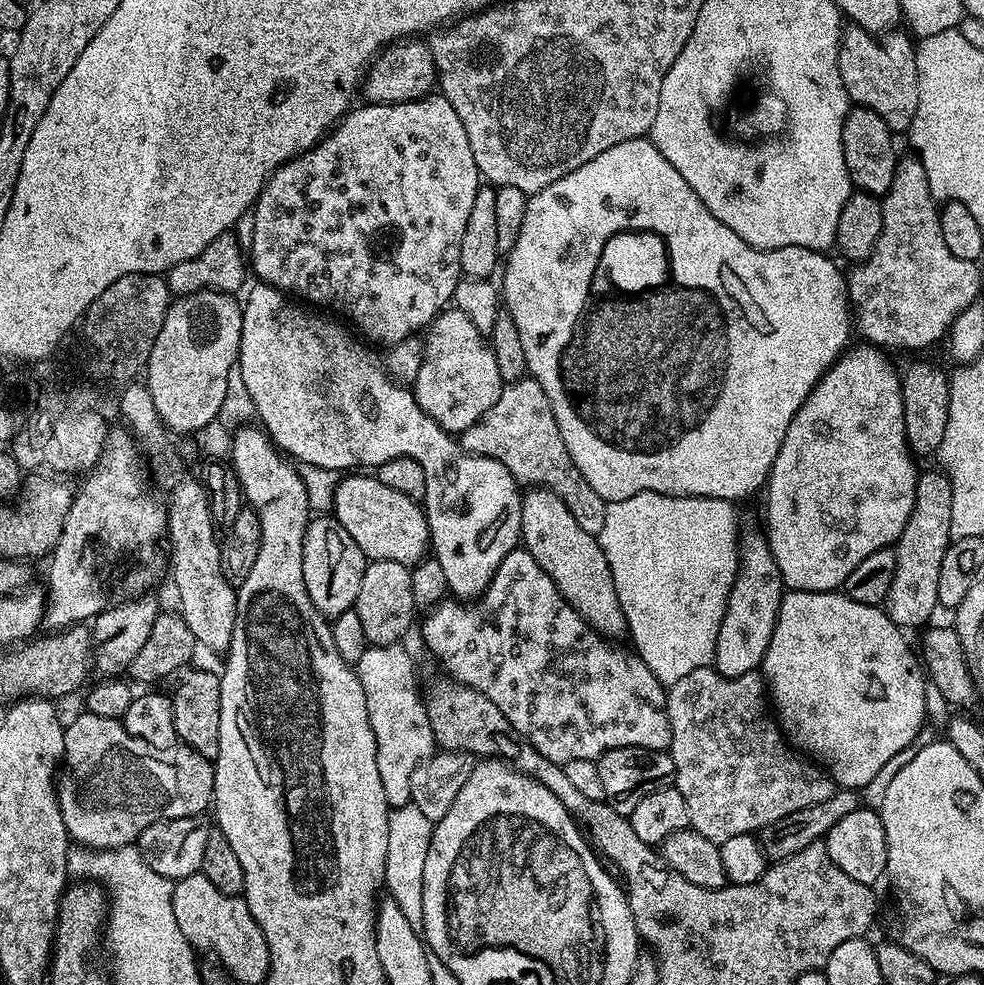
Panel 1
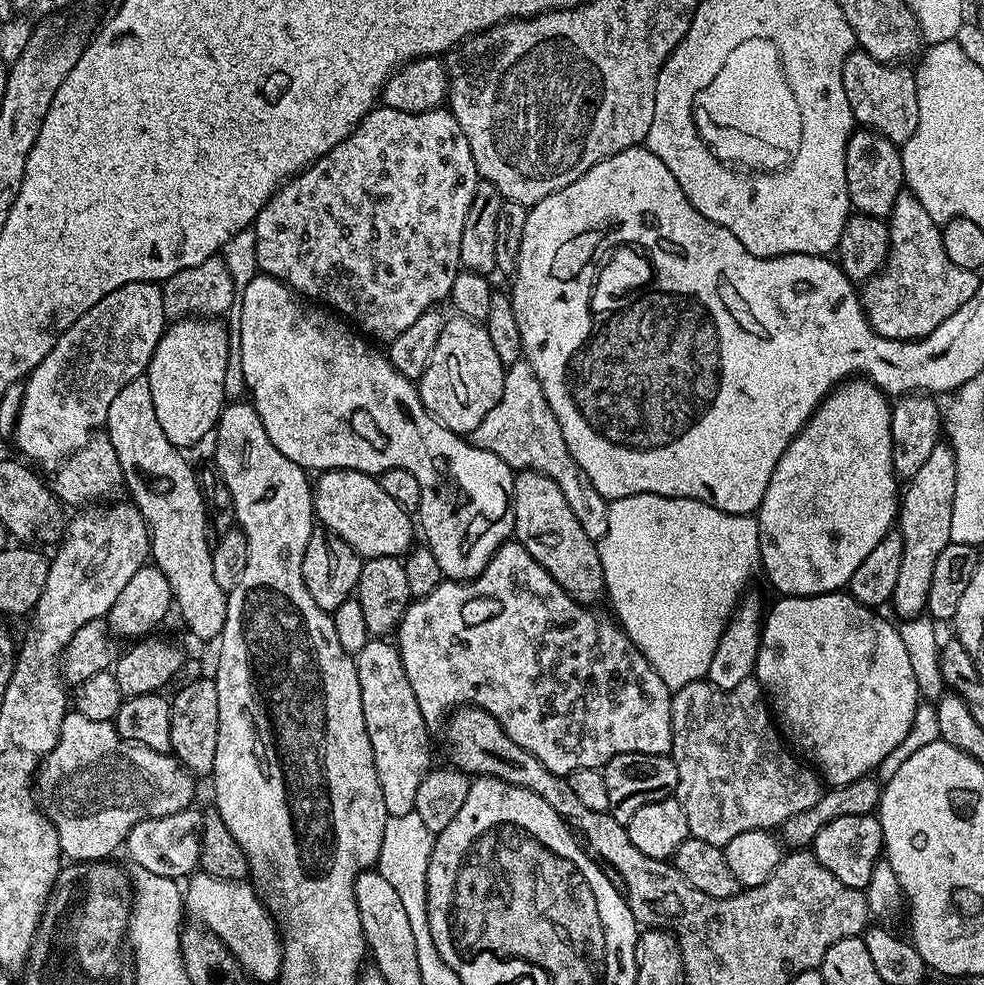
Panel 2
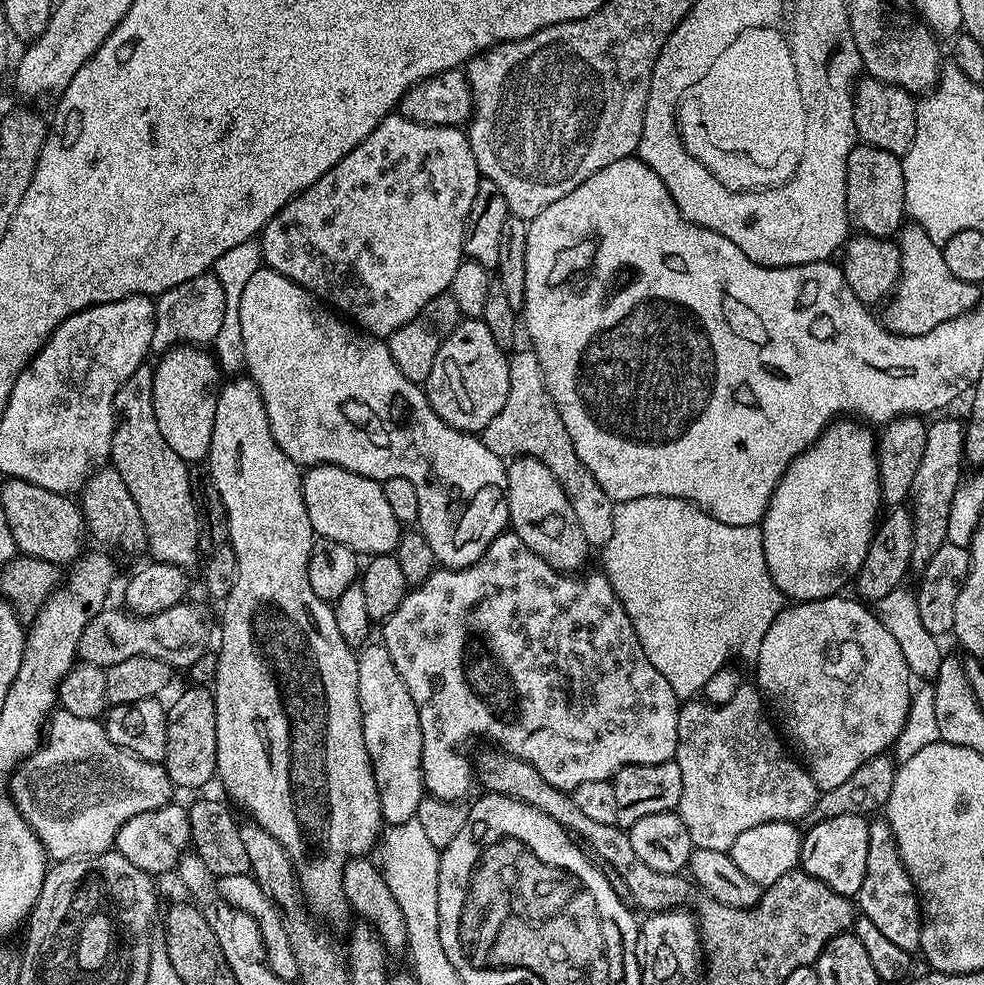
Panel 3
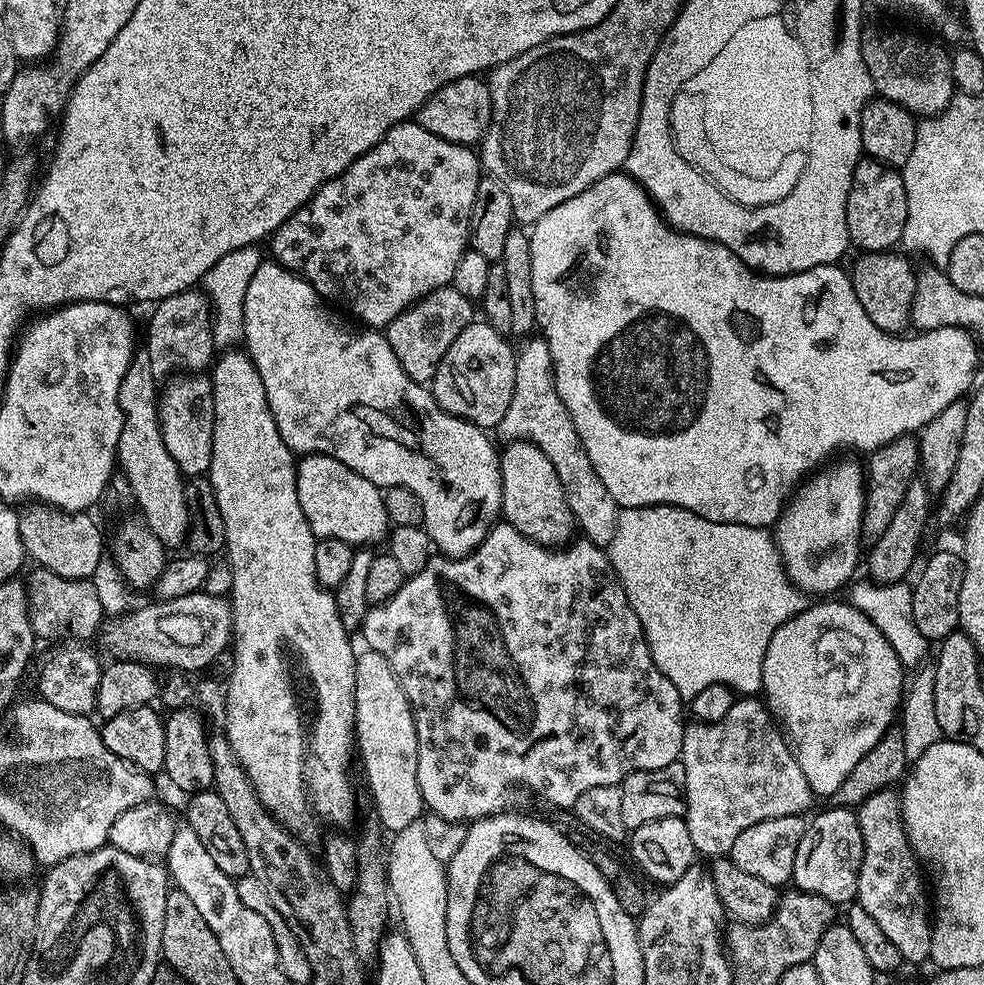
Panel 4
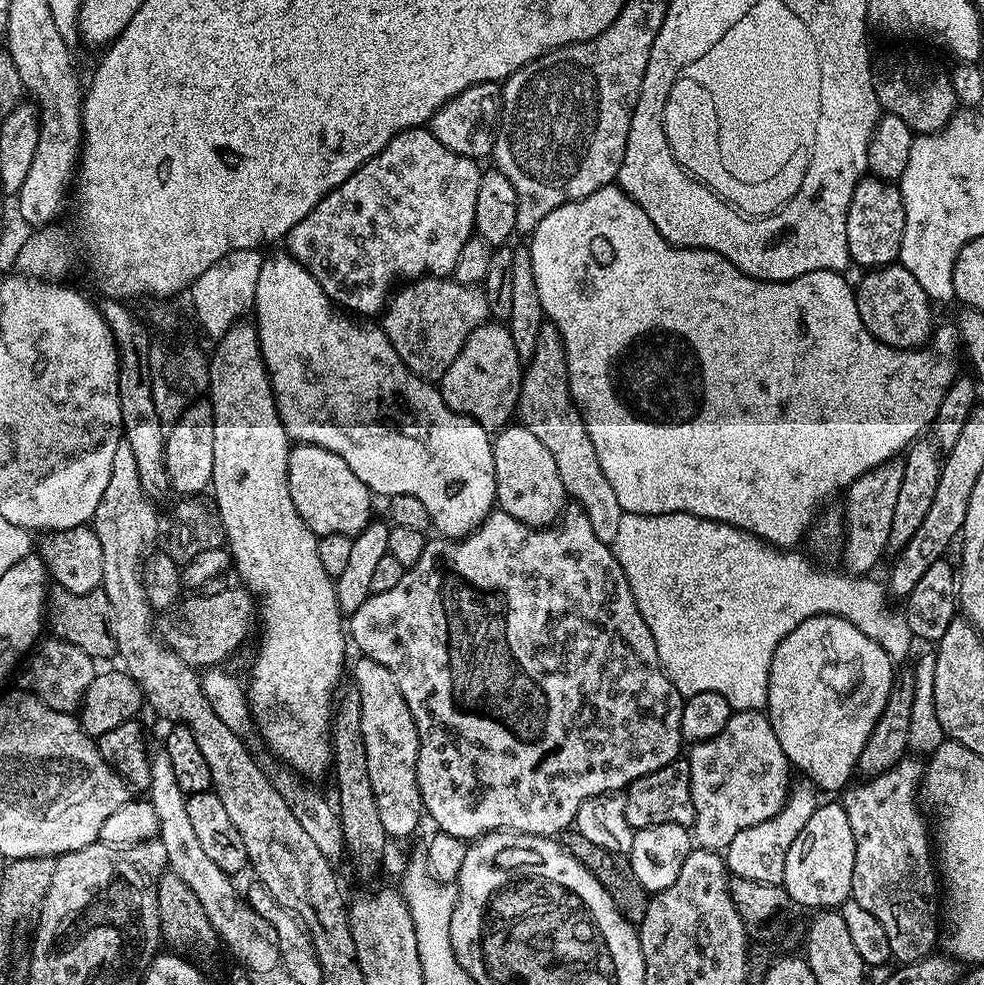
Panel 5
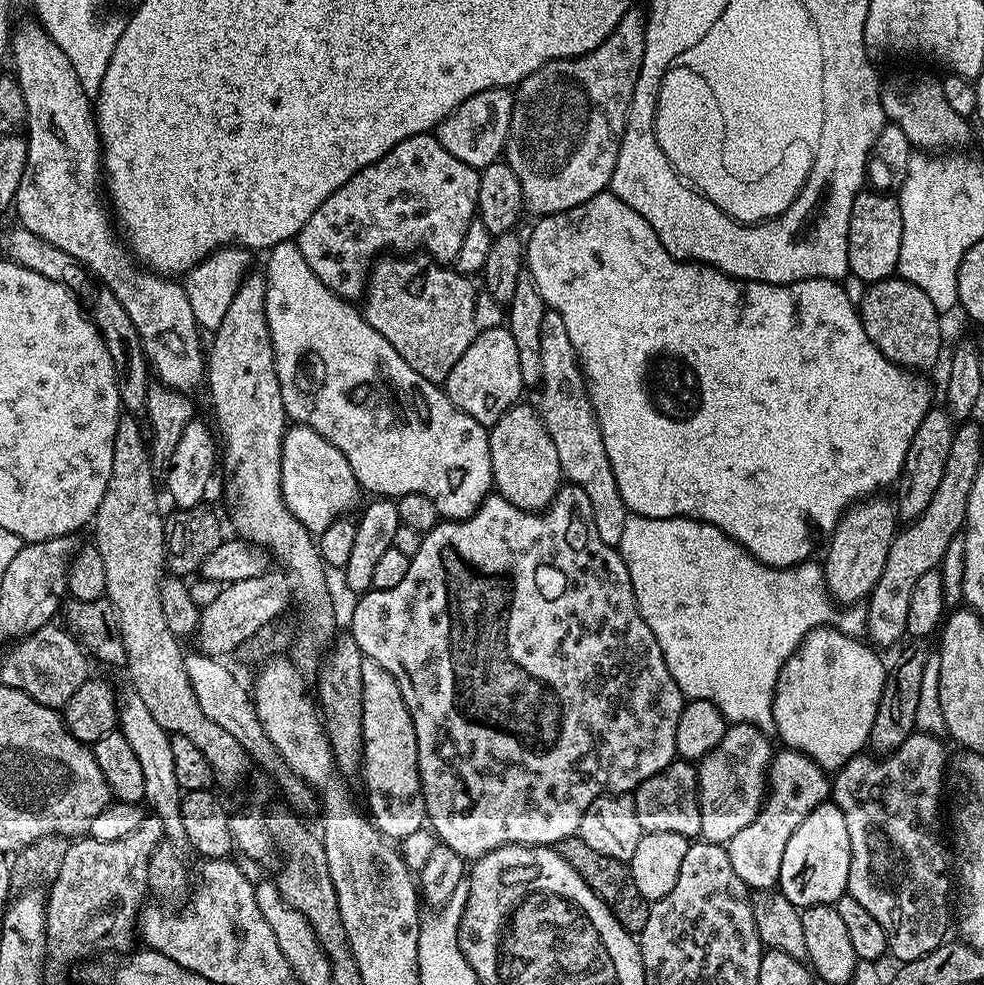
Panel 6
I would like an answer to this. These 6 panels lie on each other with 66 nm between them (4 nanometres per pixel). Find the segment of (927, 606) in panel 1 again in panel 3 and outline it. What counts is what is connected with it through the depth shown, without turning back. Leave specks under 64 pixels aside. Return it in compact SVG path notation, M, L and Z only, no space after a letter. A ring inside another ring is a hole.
M948 416L945 420L931 421L926 430L926 446L922 453L922 463L914 474L910 507L914 522L914 548L912 550L912 568L923 570L938 554L938 550L947 541L948 523L950 522L950 506L954 502L954 494L962 479L960 464L964 458L964 424Z

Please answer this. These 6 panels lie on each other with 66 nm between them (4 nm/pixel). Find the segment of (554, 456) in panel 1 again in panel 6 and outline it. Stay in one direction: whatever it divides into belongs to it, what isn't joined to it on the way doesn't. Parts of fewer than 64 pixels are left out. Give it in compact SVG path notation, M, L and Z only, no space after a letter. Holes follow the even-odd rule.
M551 310L545 311L542 318L542 378L538 385L540 404L538 411L540 421L546 426L554 446L558 450L558 462L563 479L569 484L577 484L590 498L590 506L594 514L594 526L598 530L598 538L613 546L619 545L622 529L626 527L626 518L630 515L622 502L622 494L618 494L618 482L614 482L614 470L610 466L610 458L606 458L606 446L602 442L602 432L596 421L596 413L588 399L588 386L580 371L580 362L576 358L574 346L570 346L570 334L566 334L566 322L562 322L562 314Z

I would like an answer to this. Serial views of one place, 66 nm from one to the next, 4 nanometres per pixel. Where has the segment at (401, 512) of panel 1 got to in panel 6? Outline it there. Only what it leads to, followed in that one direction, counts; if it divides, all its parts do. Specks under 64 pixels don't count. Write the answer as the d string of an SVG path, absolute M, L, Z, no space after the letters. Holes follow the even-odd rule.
M304 424L289 427L281 442L280 490L290 514L306 526L306 530L319 534L330 526L330 522L341 519L356 503L361 503L362 489L350 470L350 462L322 434L310 430Z

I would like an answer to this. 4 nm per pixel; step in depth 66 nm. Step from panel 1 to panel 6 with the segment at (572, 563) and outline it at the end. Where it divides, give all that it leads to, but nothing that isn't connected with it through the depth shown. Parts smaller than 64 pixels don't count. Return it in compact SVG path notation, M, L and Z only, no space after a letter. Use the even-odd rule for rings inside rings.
M524 403L513 404L510 410L506 410L506 414L502 414L502 418L498 418L496 424L491 425L488 433L490 466L495 491L502 498L506 498L506 502L527 512L538 512L551 504L552 499L556 496L555 489L559 488L562 483L562 473L558 462L558 450L546 430L546 426L540 421L539 411L533 405L531 408L530 405Z

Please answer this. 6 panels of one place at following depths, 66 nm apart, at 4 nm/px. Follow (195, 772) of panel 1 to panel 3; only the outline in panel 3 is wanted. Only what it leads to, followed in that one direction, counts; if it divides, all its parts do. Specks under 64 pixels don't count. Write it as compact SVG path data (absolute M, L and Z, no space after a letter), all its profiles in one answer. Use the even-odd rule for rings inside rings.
M63 710L53 711L46 725L46 735L43 737L40 747L16 767L16 771L12 773L12 778L8 782L8 790L12 801L16 803L17 810L22 814L22 818L32 827L34 834L42 842L44 851L53 861L78 860L82 856L96 856L100 852L109 851L115 845L118 830L122 830L122 826L126 822L130 822L130 818L134 818L134 814L146 814L146 810L164 808L167 804L173 803L174 800L174 796L172 796L174 785L172 779L168 777L168 772L164 769L163 763L151 764L149 760L138 758L133 752L127 752L118 746L114 746L114 742L110 742L100 720L74 718L74 714Z

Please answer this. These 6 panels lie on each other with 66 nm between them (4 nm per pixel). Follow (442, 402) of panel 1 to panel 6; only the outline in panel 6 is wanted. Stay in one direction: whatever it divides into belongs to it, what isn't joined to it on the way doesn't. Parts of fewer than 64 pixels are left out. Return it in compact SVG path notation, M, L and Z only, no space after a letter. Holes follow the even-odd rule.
M506 326L478 334L478 338L470 342L466 354L454 362L454 370L450 370L442 387L448 393L450 402L454 402L458 410L470 414L474 422L485 426L496 424L498 418L502 418L502 414L506 414L506 410L521 399L520 391L526 388L518 366L518 346L514 343L514 334L510 334Z

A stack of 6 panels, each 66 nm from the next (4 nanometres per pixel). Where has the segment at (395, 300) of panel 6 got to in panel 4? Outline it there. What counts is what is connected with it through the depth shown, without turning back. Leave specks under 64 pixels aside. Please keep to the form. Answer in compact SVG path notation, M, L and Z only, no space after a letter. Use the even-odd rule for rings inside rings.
M449 286L426 294L388 324L386 335L390 350L394 350L402 370L406 370L406 374L410 374L414 382L431 385L446 350L450 350L450 345L454 343L454 338L458 338L458 334L462 334L462 330L473 323L472 308L473 301L468 300L466 294L458 294L458 290Z

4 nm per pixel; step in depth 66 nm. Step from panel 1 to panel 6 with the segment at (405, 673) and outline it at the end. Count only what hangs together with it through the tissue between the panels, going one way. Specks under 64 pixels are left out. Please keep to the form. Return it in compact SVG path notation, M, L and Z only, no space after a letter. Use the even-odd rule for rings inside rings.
M365 659L362 666L362 738L364 767L362 781L368 791L370 819L383 836L399 842L406 834L425 827L424 795L420 789L418 742L410 710L398 690L398 682L382 666Z

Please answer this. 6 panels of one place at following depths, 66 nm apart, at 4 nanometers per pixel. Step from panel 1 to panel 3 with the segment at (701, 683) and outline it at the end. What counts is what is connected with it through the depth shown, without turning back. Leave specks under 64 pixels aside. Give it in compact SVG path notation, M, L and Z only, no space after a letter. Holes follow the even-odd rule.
M740 687L738 694L734 694L734 698L725 704L709 704L703 699L693 698L680 705L678 746L674 757L678 770L682 770L682 798L678 811L682 822L686 822L693 848L731 853L738 834L766 822L800 822L803 816L804 819L811 817L816 804L816 783L803 763L790 754L781 733L774 727L766 711L763 695L755 687L752 688Z

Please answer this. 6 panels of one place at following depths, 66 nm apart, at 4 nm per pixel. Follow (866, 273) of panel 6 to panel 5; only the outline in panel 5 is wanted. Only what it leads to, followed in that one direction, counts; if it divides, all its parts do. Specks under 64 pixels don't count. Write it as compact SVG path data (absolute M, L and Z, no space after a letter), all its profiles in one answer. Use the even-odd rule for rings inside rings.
M865 175L854 186L850 210L846 214L846 246L849 261L864 270L885 268L887 264L897 263L905 226L906 210L899 187L878 176Z

